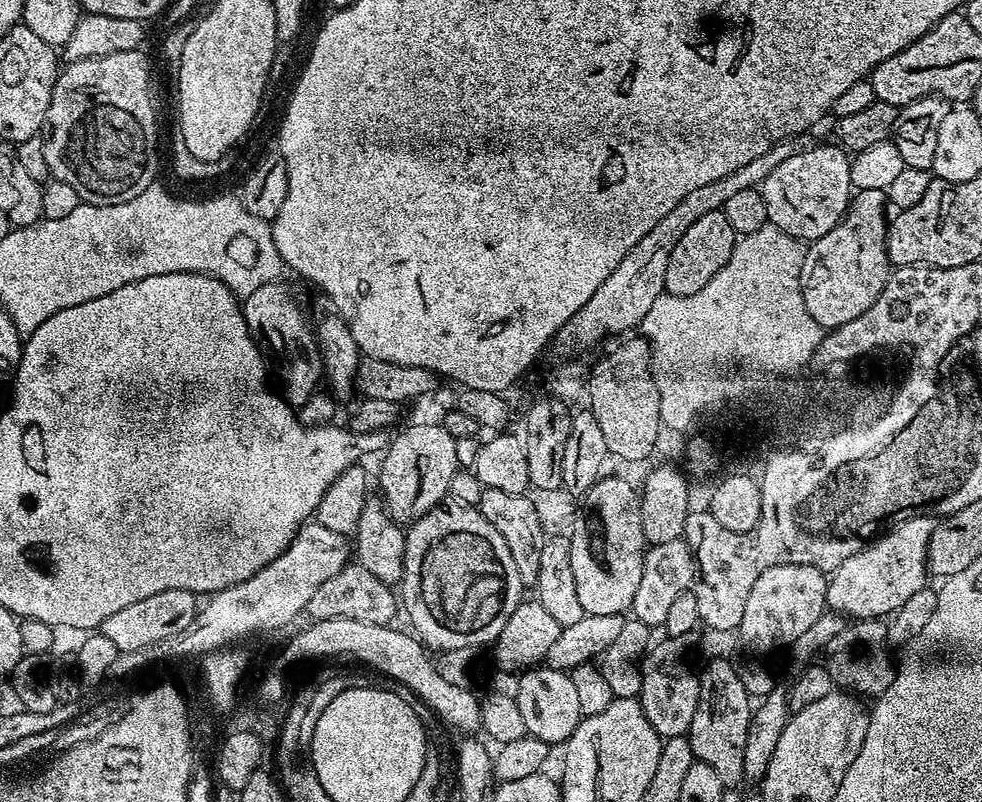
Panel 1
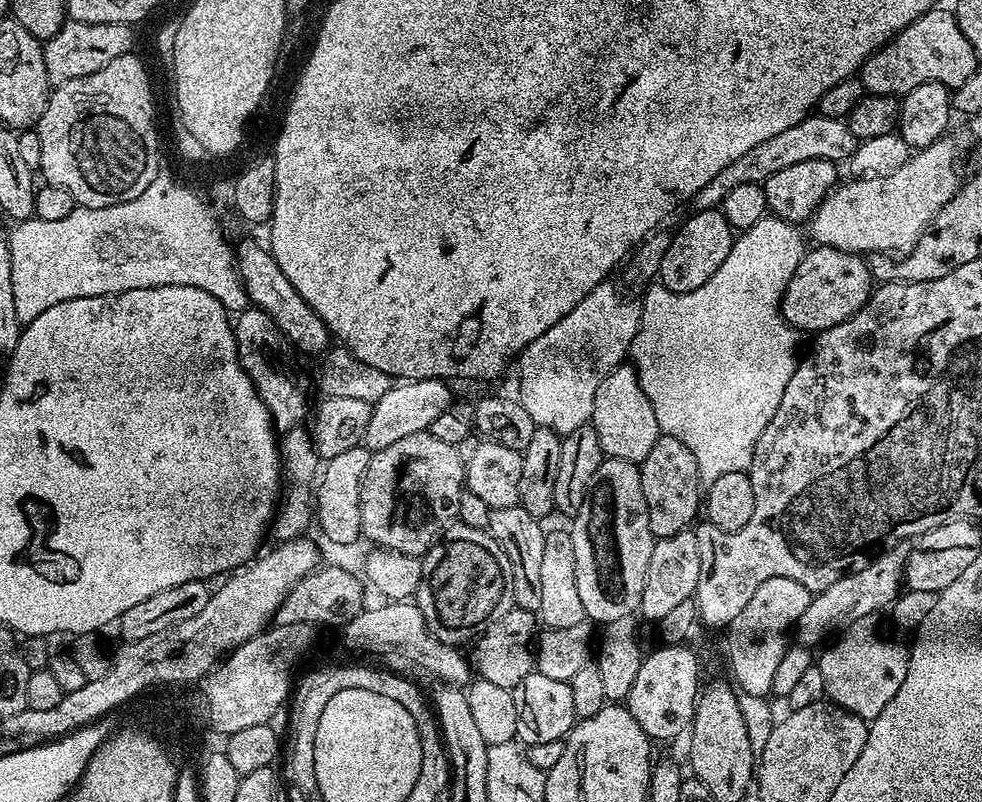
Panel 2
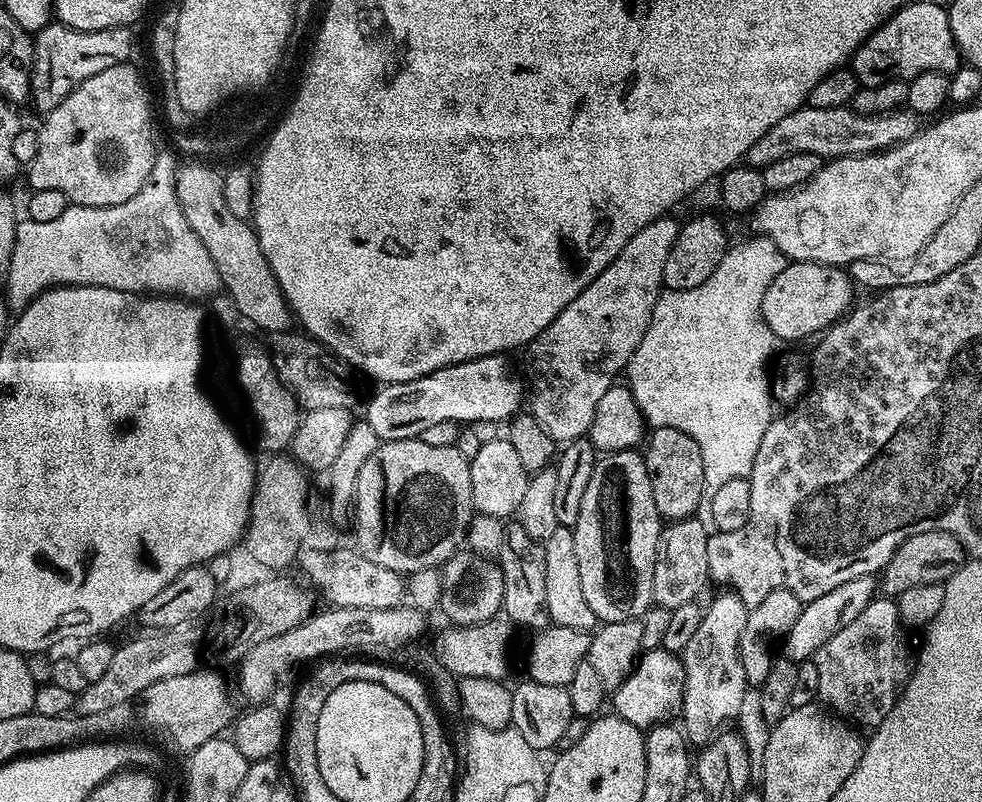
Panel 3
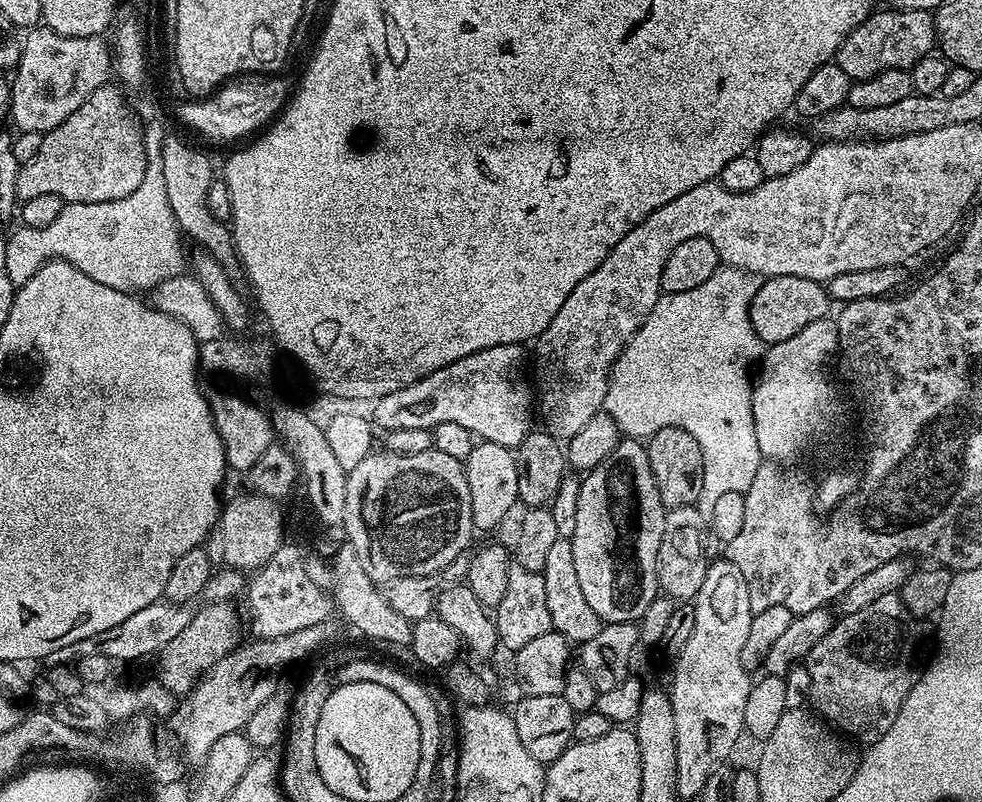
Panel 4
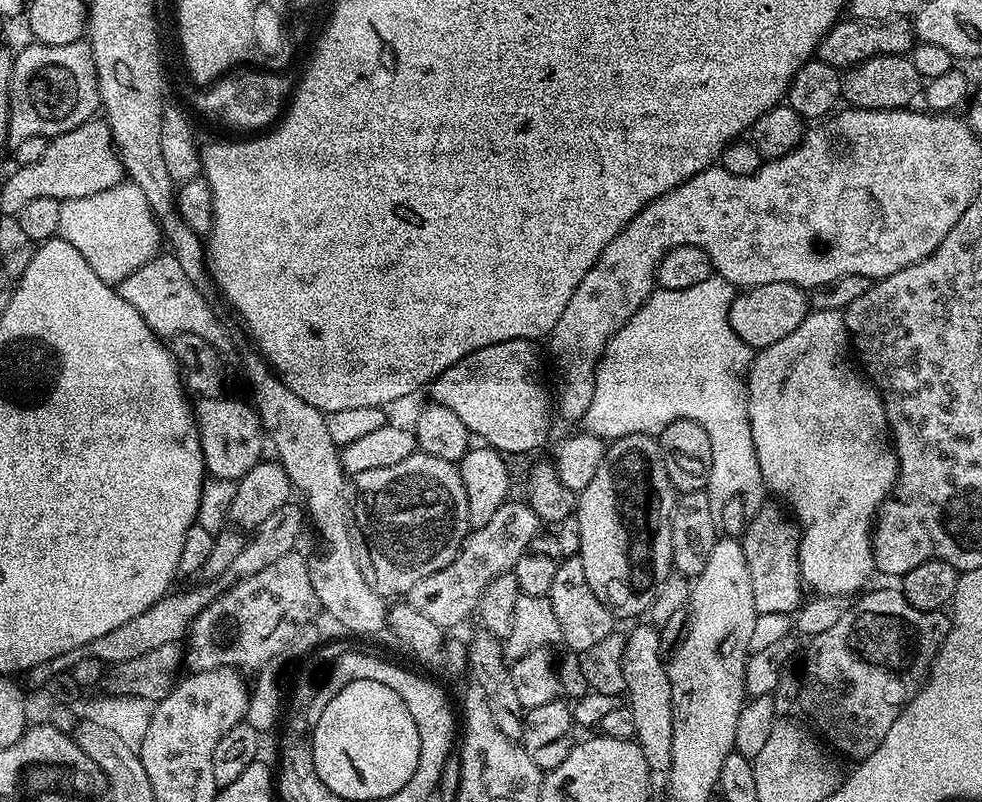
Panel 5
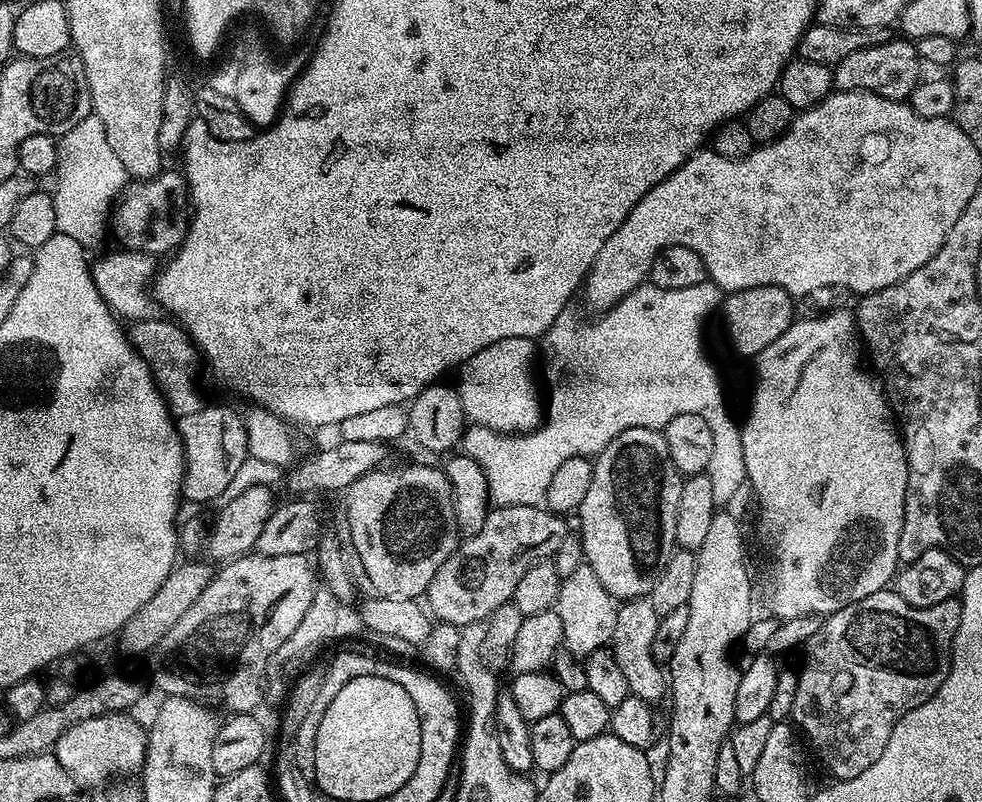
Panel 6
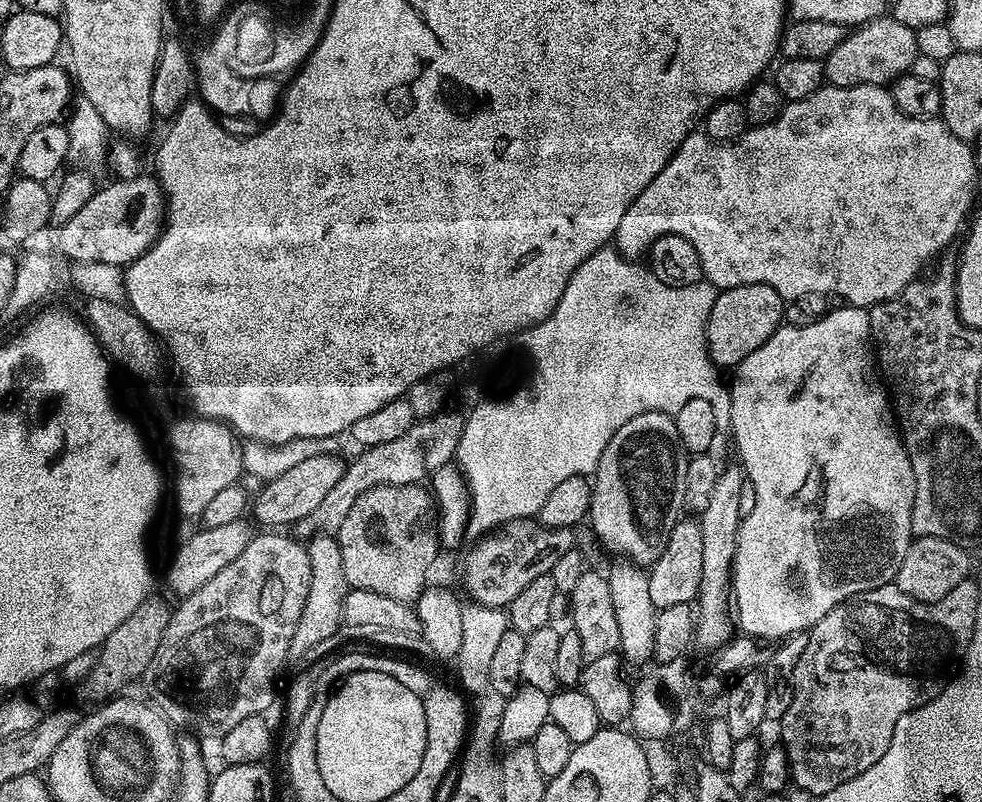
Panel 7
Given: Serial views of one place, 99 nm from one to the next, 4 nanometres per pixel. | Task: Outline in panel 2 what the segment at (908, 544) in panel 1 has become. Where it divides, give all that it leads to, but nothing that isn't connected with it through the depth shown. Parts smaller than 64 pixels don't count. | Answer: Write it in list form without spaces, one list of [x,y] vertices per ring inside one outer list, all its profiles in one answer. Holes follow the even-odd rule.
[[[903,547],[889,548],[872,560],[870,566],[857,572],[846,573],[825,592],[813,595],[812,602],[798,625],[799,643],[804,646],[816,646],[827,632],[839,633],[862,618],[876,616],[879,608],[887,609],[900,595],[902,585],[905,583],[905,557]]]

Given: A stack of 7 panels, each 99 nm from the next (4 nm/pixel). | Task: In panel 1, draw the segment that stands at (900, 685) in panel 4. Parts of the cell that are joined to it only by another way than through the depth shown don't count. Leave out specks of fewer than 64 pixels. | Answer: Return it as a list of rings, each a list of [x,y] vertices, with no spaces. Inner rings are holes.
[[[883,619],[857,620],[845,626],[842,634],[838,634],[838,638],[833,638],[824,648],[822,663],[826,670],[830,670],[830,678],[837,689],[860,698],[875,698],[882,695],[896,676],[894,656],[888,651],[887,623]]]

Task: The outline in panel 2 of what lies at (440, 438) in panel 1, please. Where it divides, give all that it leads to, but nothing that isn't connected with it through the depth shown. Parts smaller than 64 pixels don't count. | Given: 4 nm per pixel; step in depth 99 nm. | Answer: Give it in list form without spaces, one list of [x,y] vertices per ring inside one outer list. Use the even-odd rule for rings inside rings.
[[[422,431],[401,438],[392,446],[371,453],[362,478],[362,536],[378,548],[389,548],[398,554],[423,557],[460,515],[460,499],[466,491],[466,461],[455,444],[441,442],[434,434]]]

